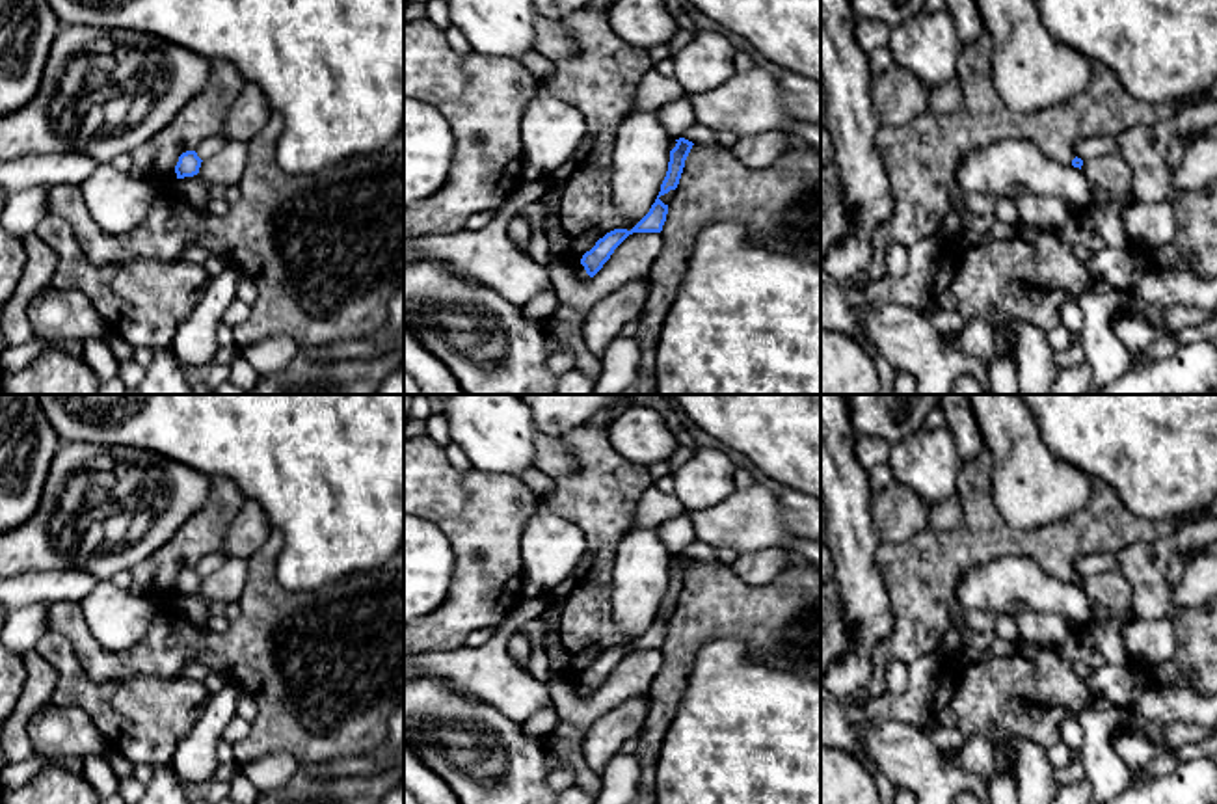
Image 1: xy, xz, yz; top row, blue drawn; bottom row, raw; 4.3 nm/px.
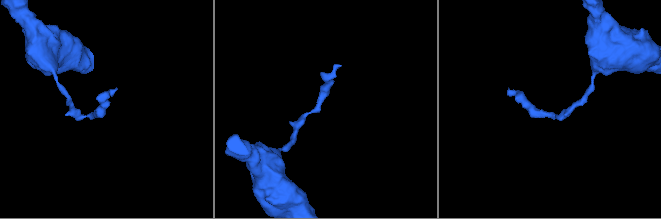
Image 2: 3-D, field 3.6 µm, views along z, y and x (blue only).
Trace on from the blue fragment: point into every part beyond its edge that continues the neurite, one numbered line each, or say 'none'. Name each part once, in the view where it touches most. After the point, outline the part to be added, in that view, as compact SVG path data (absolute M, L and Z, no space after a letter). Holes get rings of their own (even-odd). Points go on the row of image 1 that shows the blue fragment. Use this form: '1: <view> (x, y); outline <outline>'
none

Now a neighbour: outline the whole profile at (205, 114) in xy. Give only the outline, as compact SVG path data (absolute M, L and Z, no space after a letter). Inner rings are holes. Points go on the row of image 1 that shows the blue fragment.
M212 61L210 78L197 95L151 140L128 156L132 173L169 186L179 156L195 151L208 136L221 134L236 95L246 86L242 73L229 61Z

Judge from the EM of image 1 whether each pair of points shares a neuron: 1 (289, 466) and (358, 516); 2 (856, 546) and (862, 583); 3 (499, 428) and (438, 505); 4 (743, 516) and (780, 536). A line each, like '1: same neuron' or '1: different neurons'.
1: same neuron
2: same neuron
3: different neurons
4: same neuron

